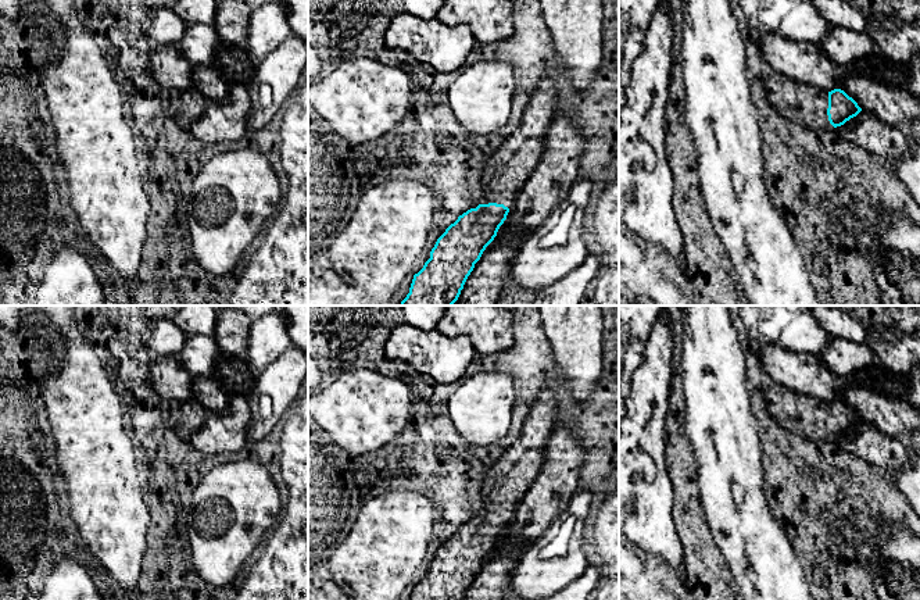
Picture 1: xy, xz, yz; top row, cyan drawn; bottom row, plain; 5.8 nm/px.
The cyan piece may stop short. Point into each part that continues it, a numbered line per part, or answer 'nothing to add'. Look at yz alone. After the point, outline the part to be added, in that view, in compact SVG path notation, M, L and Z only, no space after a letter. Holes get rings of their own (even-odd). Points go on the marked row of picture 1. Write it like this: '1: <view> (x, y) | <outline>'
1: yz (805, 104) | M780 72L763 78L763 86L767 101L781 118L813 131L834 129L827 115L827 90L795 82Z

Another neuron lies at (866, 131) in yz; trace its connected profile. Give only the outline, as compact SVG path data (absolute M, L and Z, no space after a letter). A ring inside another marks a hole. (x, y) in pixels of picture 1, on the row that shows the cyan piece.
M864 110L834 131L844 140L874 156L901 158L909 150L908 138L896 126L883 124Z

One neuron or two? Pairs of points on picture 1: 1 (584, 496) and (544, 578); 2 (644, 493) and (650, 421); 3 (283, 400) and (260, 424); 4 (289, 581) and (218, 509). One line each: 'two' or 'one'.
1: one
2: one
3: one
4: two

